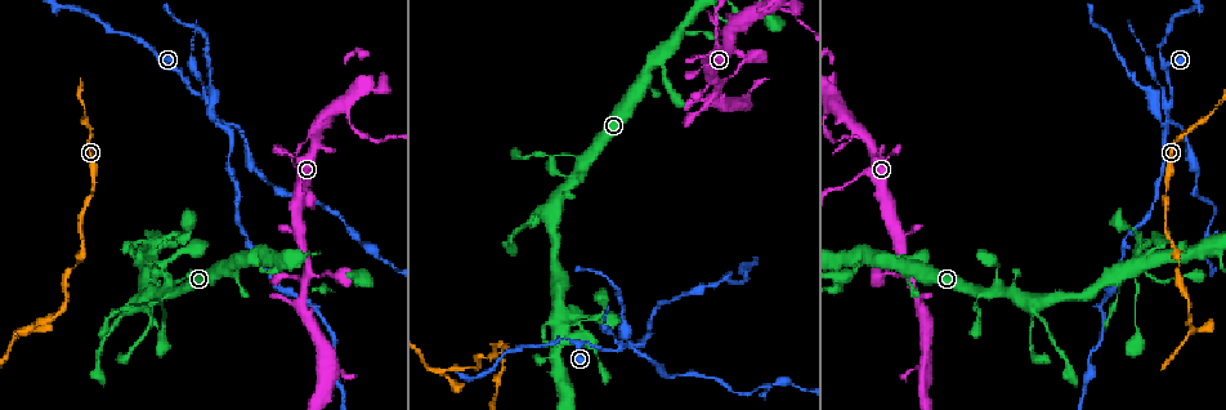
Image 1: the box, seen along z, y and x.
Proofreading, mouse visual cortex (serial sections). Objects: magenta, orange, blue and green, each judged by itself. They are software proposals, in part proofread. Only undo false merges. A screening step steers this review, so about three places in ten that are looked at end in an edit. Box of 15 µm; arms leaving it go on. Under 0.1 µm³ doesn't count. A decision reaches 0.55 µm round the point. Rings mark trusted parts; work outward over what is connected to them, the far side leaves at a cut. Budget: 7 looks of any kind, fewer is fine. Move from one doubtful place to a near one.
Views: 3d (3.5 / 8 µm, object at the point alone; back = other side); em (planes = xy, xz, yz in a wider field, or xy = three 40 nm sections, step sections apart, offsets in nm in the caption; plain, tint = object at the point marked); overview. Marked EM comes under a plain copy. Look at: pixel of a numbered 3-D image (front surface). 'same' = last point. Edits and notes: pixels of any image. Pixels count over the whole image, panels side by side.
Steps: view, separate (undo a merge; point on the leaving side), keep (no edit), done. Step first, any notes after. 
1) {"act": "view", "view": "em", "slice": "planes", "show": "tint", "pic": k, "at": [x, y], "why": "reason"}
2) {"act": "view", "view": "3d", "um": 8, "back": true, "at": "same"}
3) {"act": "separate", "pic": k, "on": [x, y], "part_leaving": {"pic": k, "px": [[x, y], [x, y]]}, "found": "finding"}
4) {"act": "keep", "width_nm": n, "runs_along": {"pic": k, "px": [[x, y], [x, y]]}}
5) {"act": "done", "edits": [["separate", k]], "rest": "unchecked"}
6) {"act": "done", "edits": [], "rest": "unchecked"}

{"act": "view", "view": "3d", "um": 3.5, "pic": 1, "at": [217, 119], "why": "narrows sharply"}

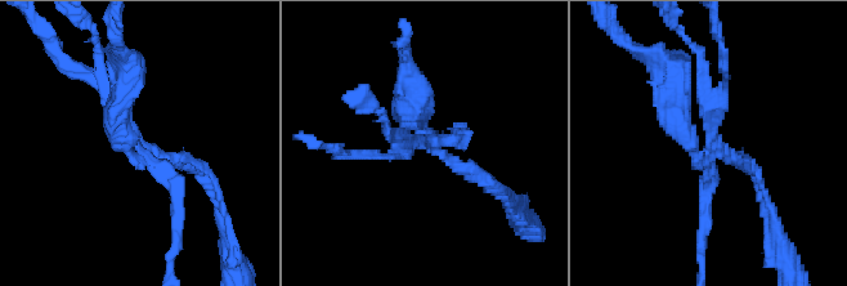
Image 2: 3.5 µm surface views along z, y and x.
{"act": "view", "view": "em", "slice": "xy", "step": 1, "show": "tint", "pic": 2, "at": [136, 143]}

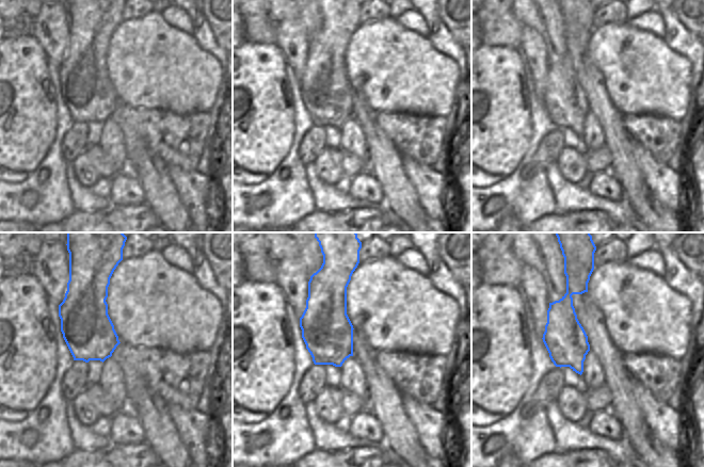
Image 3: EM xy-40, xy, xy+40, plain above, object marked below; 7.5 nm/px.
{"act": "separate", "pic": 2, "on": [113, 133], "part_leaving": {"pic": 2, "px": [[124, 121], [175, 188], [175, 236]]}, "found": "a second cell is stuck on"}

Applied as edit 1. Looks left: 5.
{"act": "view", "view": "overview", "why": "redraw"}

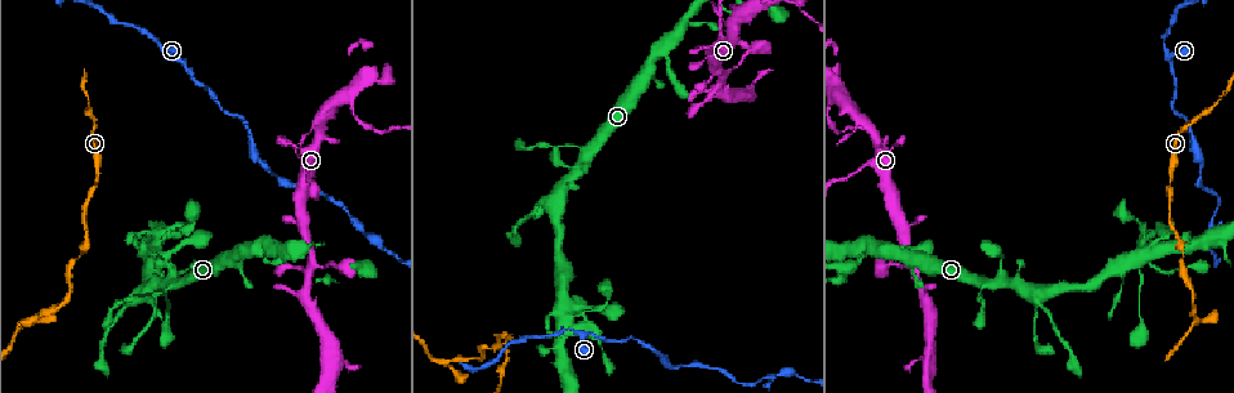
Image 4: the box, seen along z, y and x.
{"act": "view", "view": "3d", "um": 8, "pic": 4, "at": [573, 308], "why": "sharp bend"}

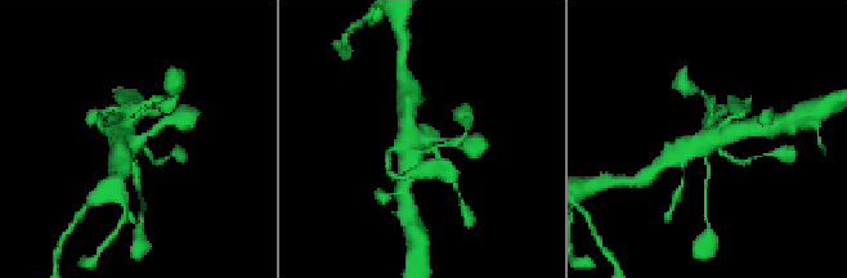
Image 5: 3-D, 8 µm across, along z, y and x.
{"act": "view", "view": "em", "slice": "xy", "step": 5, "show": "tint", "pic": 5, "at": [420, 142], "why": "now the EM"}

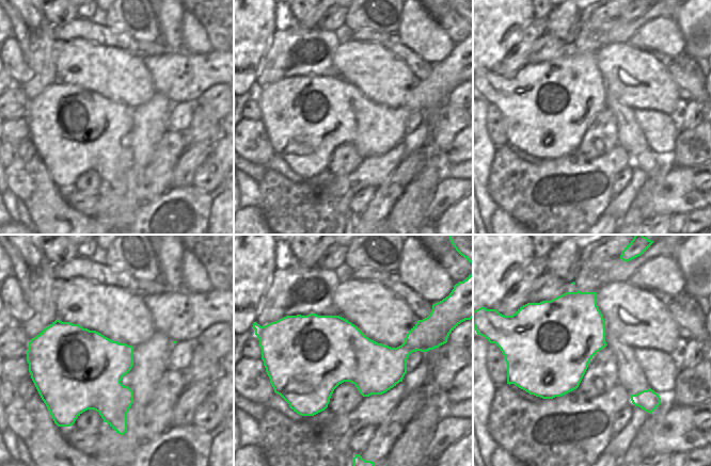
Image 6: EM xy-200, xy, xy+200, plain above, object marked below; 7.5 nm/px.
{"act": "keep", "runs_along": {"pic": 5, "px": [[675, 155], [726, 131], [742, 129]]}, "found": "one cell here"}

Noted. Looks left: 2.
{"act": "done", "edits": [["separate", 2]], "rest": "unchecked"}

